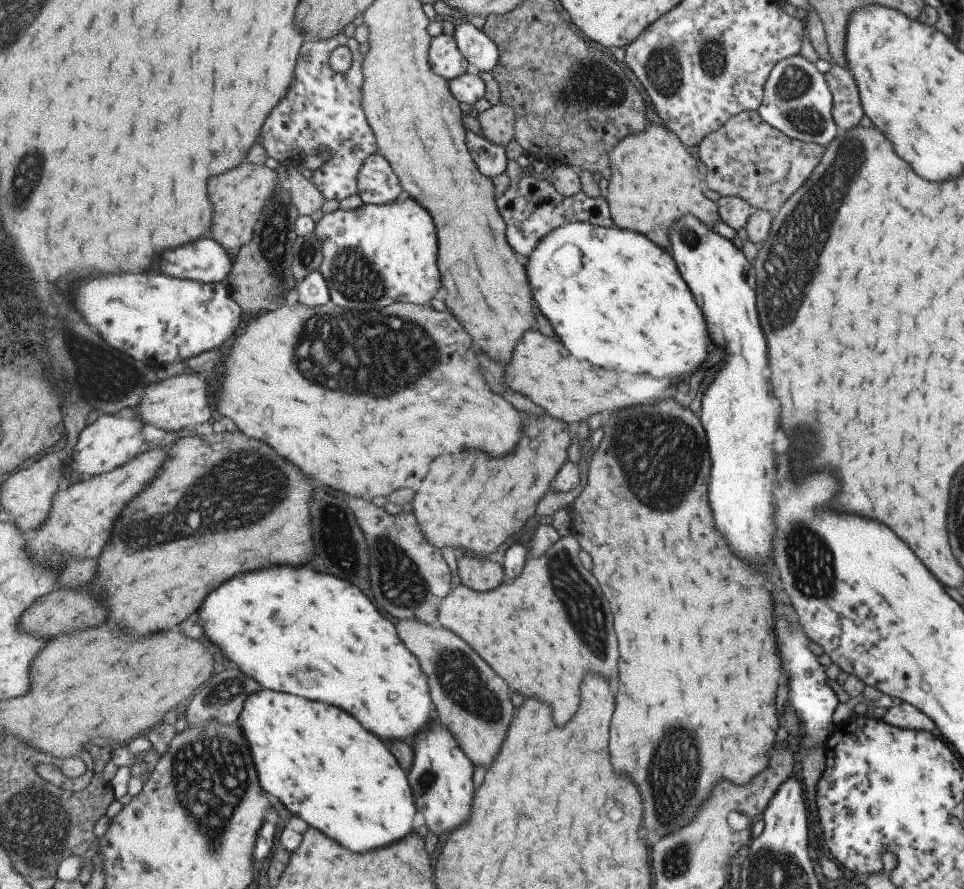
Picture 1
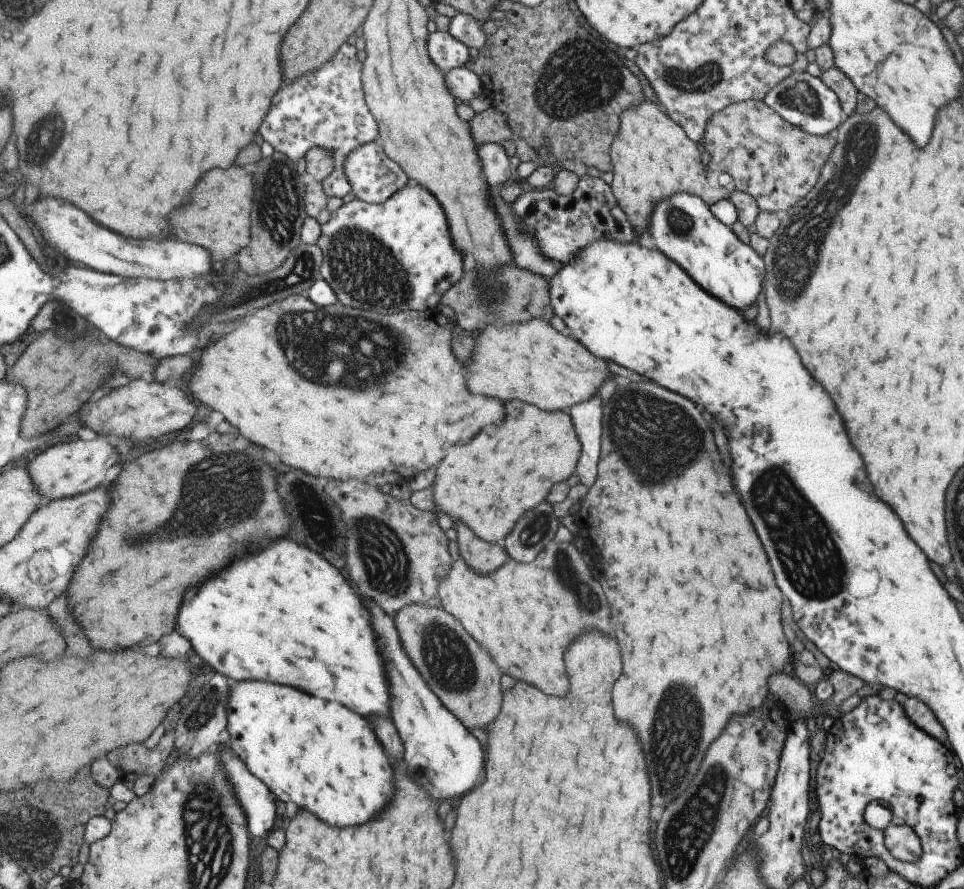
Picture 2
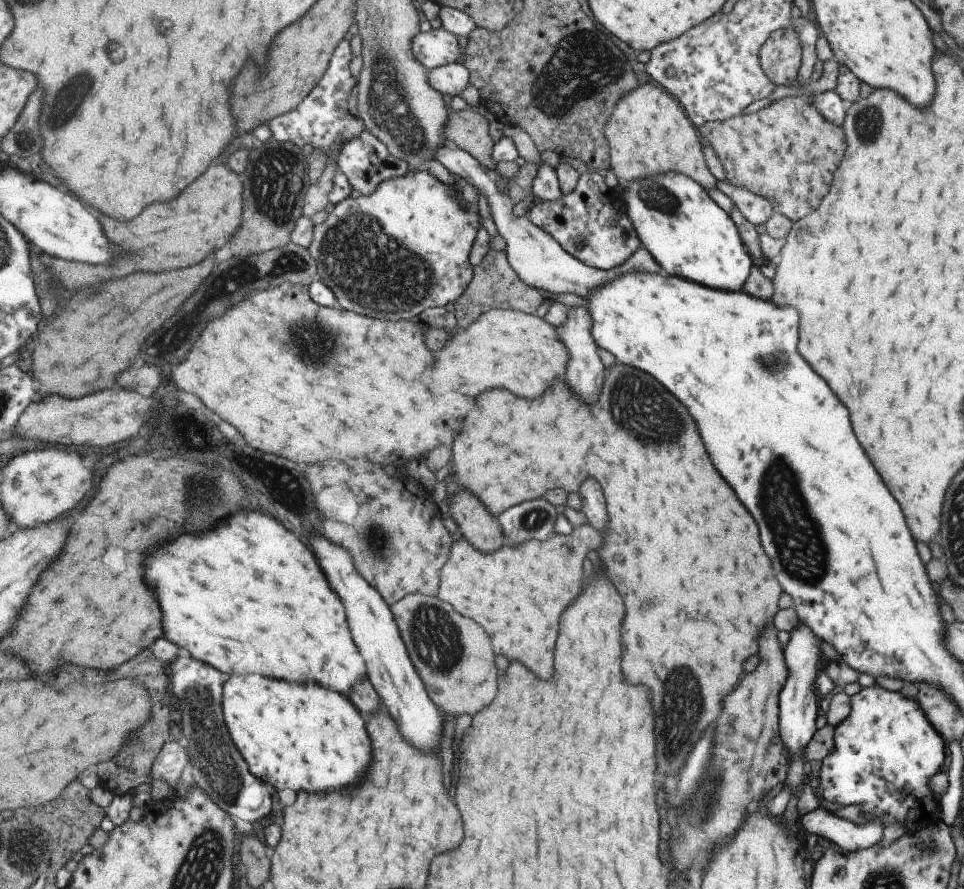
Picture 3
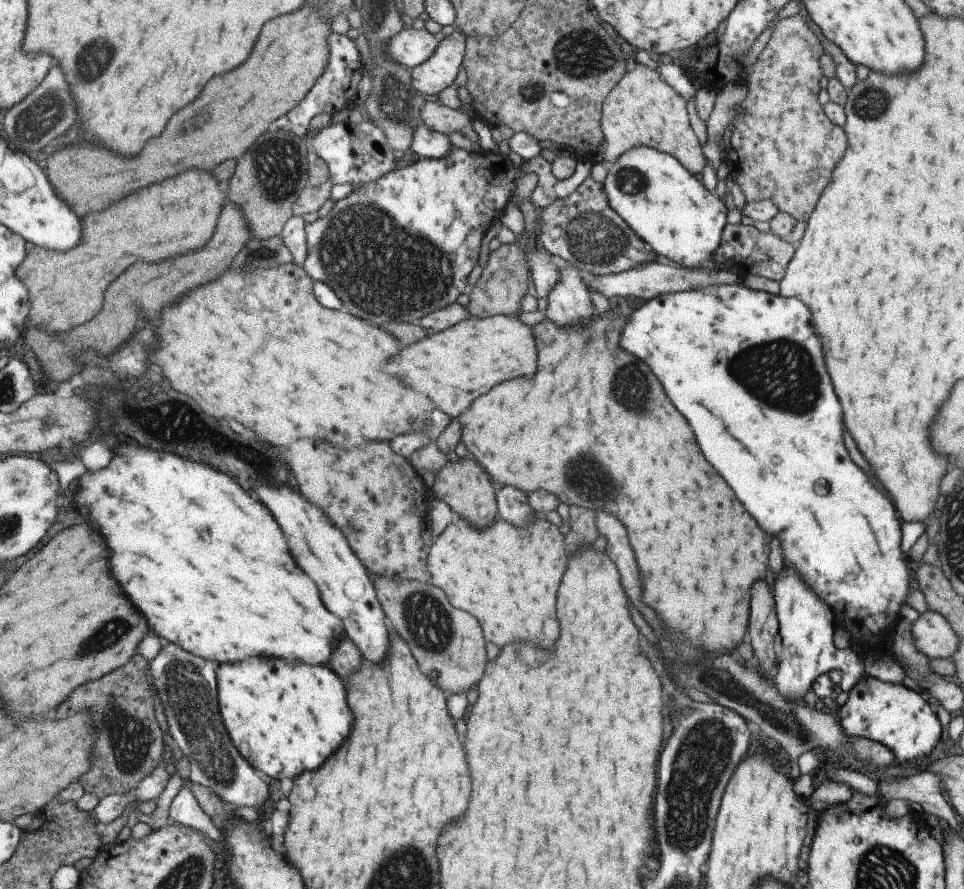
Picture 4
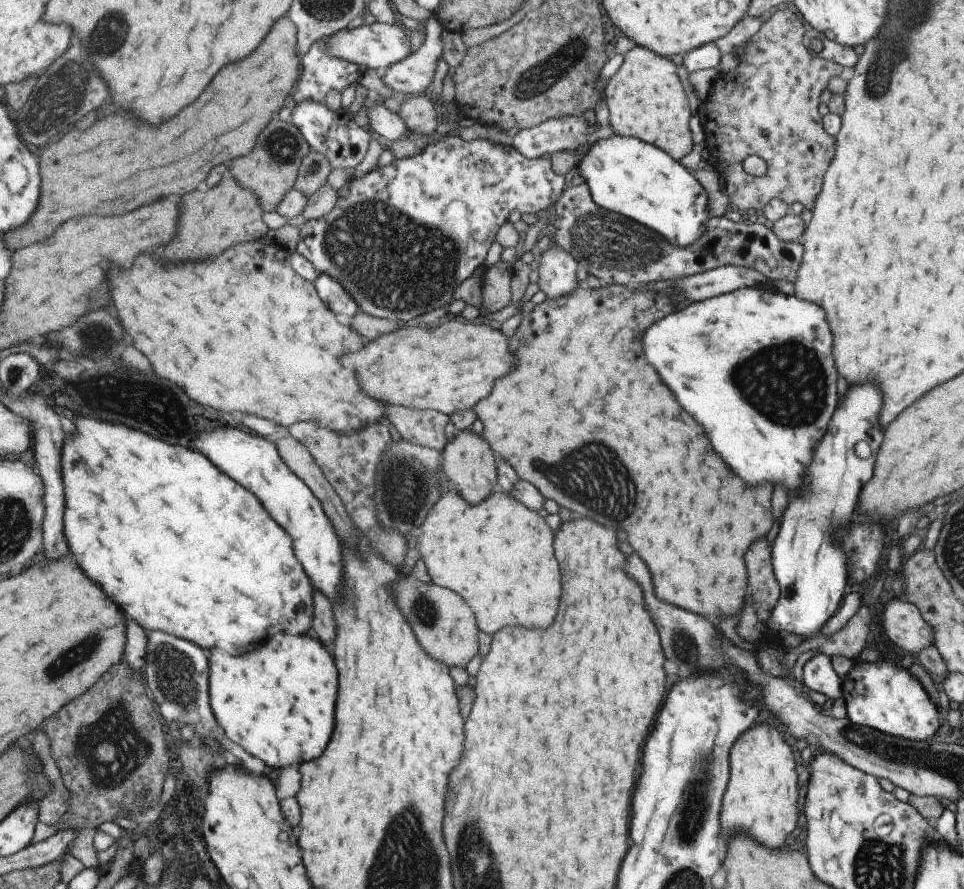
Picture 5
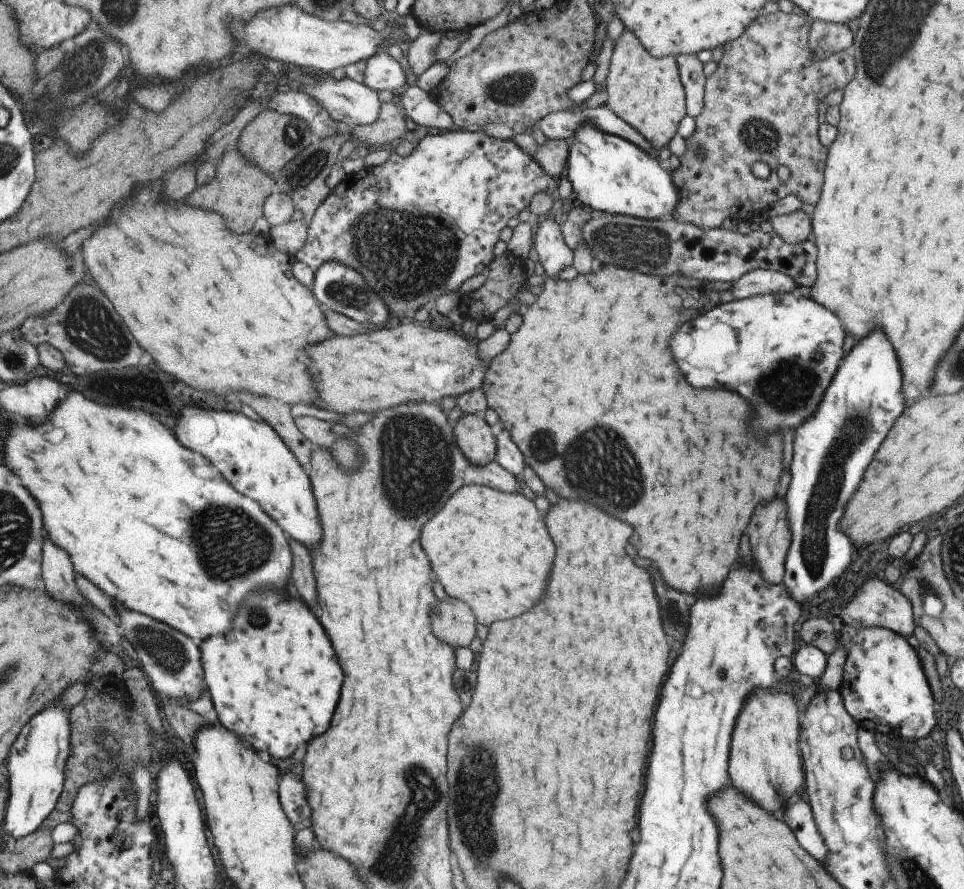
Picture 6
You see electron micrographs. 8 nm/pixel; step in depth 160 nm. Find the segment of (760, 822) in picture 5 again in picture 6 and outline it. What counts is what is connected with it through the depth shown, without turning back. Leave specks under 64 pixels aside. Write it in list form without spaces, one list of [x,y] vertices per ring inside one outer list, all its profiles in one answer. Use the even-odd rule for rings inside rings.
[[[757,687],[742,704],[729,744],[729,776],[737,790],[751,796],[763,810],[775,814],[803,784],[801,758],[797,750],[799,718],[793,695]]]

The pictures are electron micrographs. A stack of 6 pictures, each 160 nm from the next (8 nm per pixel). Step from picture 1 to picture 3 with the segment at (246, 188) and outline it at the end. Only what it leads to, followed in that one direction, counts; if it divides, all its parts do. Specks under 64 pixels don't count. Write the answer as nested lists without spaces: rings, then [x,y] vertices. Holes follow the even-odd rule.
[[[225,164],[211,166],[187,192],[183,192],[173,202],[163,204],[151,204],[147,212],[141,212],[135,220],[119,222],[115,218],[109,218],[105,214],[99,216],[103,228],[107,228],[107,236],[115,240],[115,244],[123,244],[123,248],[135,248],[139,256],[127,260],[111,260],[111,264],[99,264],[99,266],[85,266],[79,262],[65,262],[55,260],[45,268],[52,277],[57,278],[63,288],[67,290],[83,290],[89,286],[99,286],[109,282],[109,276],[127,278],[129,272],[135,270],[173,270],[173,268],[185,268],[203,262],[205,256],[213,253],[218,248],[223,248],[234,238],[235,231],[241,226],[243,200],[241,200],[241,182],[239,174],[231,172]]]

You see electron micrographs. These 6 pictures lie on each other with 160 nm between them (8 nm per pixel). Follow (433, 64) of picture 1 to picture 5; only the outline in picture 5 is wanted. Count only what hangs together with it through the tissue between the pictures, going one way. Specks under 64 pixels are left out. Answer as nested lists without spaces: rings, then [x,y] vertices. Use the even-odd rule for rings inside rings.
[[[371,22],[362,23],[351,29],[341,29],[331,33],[324,41],[326,45],[326,55],[334,59],[341,59],[357,66],[361,69],[373,68],[373,70],[383,71],[390,64],[401,60],[409,53],[409,36],[407,31],[401,30],[394,23]]]

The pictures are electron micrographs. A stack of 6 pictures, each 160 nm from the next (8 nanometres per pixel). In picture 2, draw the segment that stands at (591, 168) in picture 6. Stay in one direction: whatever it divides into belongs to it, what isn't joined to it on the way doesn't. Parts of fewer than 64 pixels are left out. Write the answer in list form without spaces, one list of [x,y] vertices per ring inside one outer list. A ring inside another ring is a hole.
[[[675,191],[670,197],[658,200],[648,216],[646,231],[653,240],[653,249],[659,250],[661,248],[661,252],[669,260],[675,262],[691,280],[697,283],[697,286],[700,286],[711,296],[715,296],[718,301],[735,308],[735,310],[743,310],[745,306],[755,302],[764,280],[763,259],[748,244],[743,244],[735,236],[731,227],[721,222],[713,214],[712,206],[704,203],[698,196]]]

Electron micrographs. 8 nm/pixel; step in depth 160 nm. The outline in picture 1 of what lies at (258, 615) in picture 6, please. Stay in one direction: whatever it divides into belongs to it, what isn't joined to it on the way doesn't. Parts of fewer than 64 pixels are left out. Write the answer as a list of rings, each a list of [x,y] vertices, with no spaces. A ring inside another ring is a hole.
[[[259,690],[245,698],[239,714],[239,728],[243,728],[243,732],[247,732],[247,740],[251,740],[255,768],[259,768],[259,784],[263,784],[267,792],[273,792],[273,796],[291,814],[299,816],[303,822],[339,842],[347,850],[365,852],[381,848],[403,838],[411,830],[415,806],[405,774],[383,742],[361,730],[359,724],[347,716],[347,712],[285,692]]]

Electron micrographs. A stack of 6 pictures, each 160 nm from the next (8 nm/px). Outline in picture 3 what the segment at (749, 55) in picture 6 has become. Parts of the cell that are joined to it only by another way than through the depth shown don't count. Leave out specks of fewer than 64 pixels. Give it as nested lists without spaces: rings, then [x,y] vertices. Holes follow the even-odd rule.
[[[787,27],[771,32],[765,39],[758,52],[758,63],[774,85],[803,85],[798,84],[801,55],[798,32]],[[786,96],[771,101],[751,114],[732,116],[718,123],[705,123],[697,128],[701,142],[711,146],[719,158],[726,179],[734,187],[748,190],[770,202],[773,212],[783,213],[787,220],[796,221],[817,208],[827,194],[833,172],[843,158],[846,140],[841,126],[825,120],[812,107],[810,96]]]

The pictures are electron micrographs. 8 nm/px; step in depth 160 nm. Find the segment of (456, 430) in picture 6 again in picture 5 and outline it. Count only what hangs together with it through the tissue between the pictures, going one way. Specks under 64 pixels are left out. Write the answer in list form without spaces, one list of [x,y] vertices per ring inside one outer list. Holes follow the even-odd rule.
[[[469,429],[456,432],[453,439],[446,441],[441,450],[442,472],[447,481],[452,482],[465,502],[470,505],[484,501],[496,490],[496,463],[494,452],[487,448],[487,442]]]

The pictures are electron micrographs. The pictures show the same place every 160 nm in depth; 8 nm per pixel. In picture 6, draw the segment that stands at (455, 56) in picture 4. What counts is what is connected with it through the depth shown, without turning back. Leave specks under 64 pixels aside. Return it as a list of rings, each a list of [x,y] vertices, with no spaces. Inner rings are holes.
[[[379,47],[378,51],[366,58],[362,76],[361,84],[376,93],[380,90],[399,93],[413,82],[401,70],[397,61],[388,55],[385,47]]]

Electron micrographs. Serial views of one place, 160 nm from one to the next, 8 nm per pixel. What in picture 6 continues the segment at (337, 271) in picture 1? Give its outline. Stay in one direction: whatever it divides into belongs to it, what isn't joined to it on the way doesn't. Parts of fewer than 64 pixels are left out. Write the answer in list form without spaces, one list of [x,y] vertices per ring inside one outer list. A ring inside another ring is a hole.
[[[457,128],[450,129],[443,134],[425,135],[407,156],[400,157],[395,151],[391,151],[383,163],[360,169],[349,175],[346,174],[344,179],[328,192],[328,195],[310,218],[306,239],[293,260],[306,264],[313,272],[326,260],[336,260],[349,268],[353,268],[387,305],[391,318],[401,318],[407,313],[414,312],[420,306],[431,307],[437,296],[455,293],[460,284],[465,282],[467,278],[481,274],[483,268],[487,267],[494,257],[493,245],[498,241],[498,232],[506,226],[507,220],[511,216],[517,216],[523,208],[528,207],[529,198],[535,192],[543,191],[549,196],[555,197],[557,184],[558,180],[552,179],[539,166],[533,156],[525,154],[511,139],[501,140],[487,135],[484,131],[470,132]]]

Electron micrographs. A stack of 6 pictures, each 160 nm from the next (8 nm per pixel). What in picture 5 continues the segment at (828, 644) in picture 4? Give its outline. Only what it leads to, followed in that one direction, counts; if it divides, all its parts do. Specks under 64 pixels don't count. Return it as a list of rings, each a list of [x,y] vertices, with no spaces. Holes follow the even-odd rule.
[[[875,382],[847,386],[839,398],[827,432],[815,444],[815,460],[807,466],[799,496],[787,500],[781,514],[779,532],[771,548],[771,566],[780,588],[776,605],[766,624],[771,631],[793,632],[806,637],[818,635],[820,628],[840,606],[845,586],[845,554],[833,540],[837,528],[851,518],[861,486],[871,478],[871,464],[881,444],[877,414],[881,410],[881,392]],[[863,448],[863,450],[861,450]],[[865,448],[869,454],[865,454]]]

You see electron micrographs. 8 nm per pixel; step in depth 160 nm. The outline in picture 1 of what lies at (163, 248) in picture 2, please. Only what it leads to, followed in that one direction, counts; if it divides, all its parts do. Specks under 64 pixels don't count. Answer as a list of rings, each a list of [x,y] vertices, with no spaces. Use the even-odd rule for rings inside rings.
[[[203,238],[199,244],[175,248],[175,252],[167,252],[167,256],[155,260],[153,272],[213,284],[221,282],[225,276],[229,278],[233,266],[226,248],[219,246],[215,240]]]

